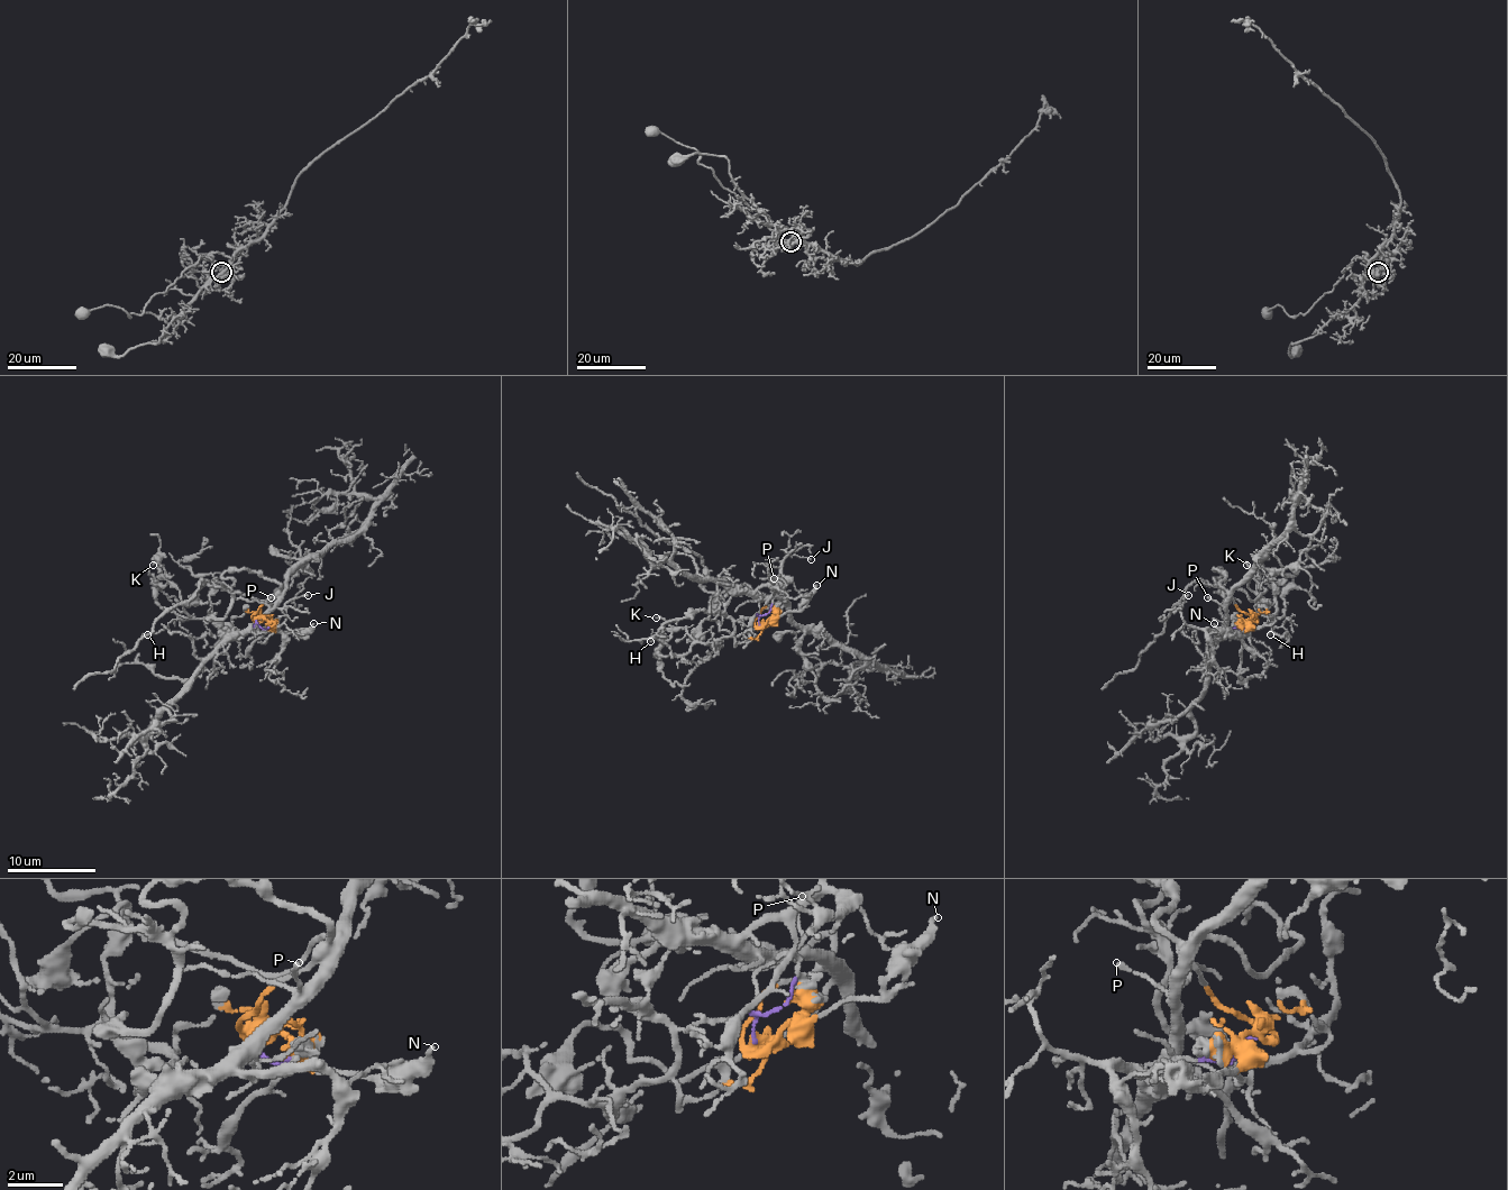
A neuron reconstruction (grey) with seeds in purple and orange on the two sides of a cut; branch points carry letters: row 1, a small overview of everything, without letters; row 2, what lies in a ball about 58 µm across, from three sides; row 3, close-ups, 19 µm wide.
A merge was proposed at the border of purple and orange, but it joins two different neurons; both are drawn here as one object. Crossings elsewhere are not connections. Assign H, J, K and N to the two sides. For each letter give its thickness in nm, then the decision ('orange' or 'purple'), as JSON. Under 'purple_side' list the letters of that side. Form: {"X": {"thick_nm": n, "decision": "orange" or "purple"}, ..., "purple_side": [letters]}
{"H": {"thick_nm": 100, "decision": "orange"}, "J": {"thick_nm": 100, "decision": "purple"}, "K": {"thick_nm": 120, "decision": "orange"}, "N": {"thick_nm": 190, "decision": "orange"}, "purple_side": ["J"]}

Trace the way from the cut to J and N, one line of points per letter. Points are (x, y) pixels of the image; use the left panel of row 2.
J: (255, 621), (268, 628), (268, 632), (285, 619), (281, 610), (292, 598), (308, 594)
N: (255, 621), (264, 619), (279, 632), (290, 632), (294, 637), (301, 637), (314, 623)

